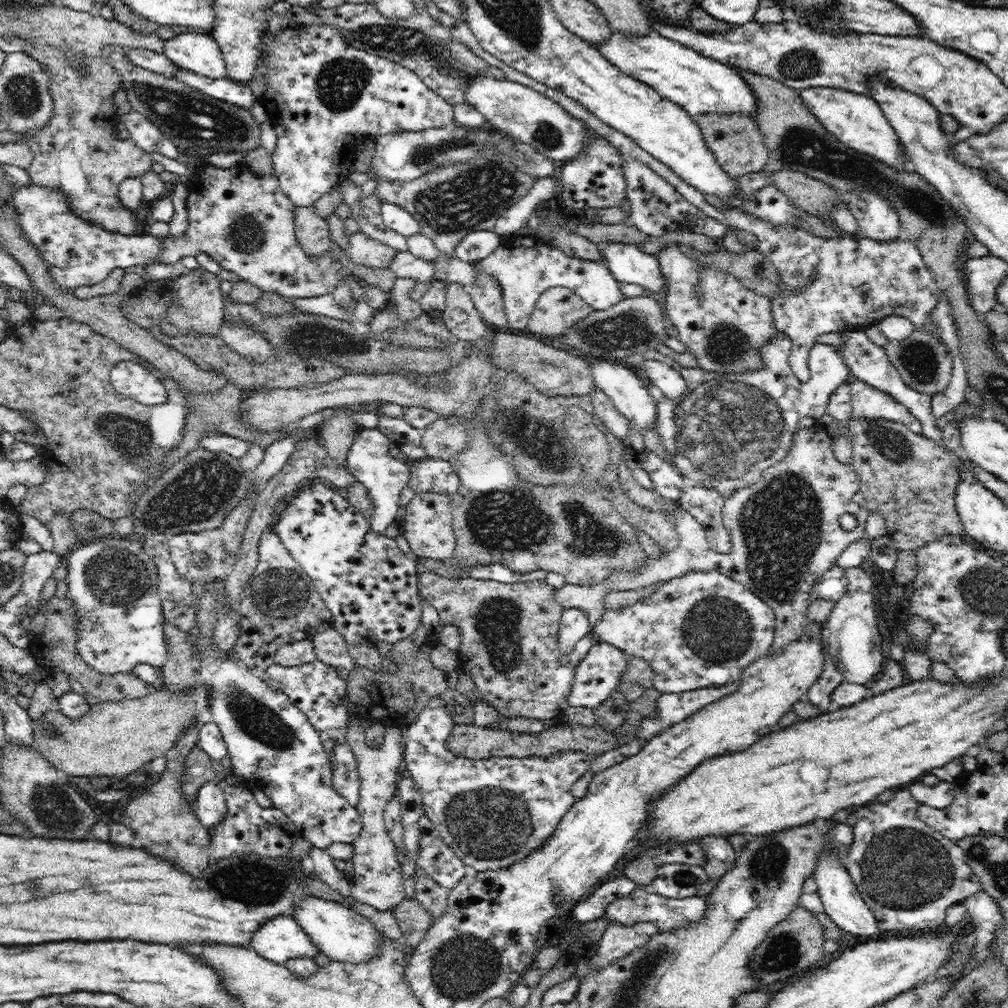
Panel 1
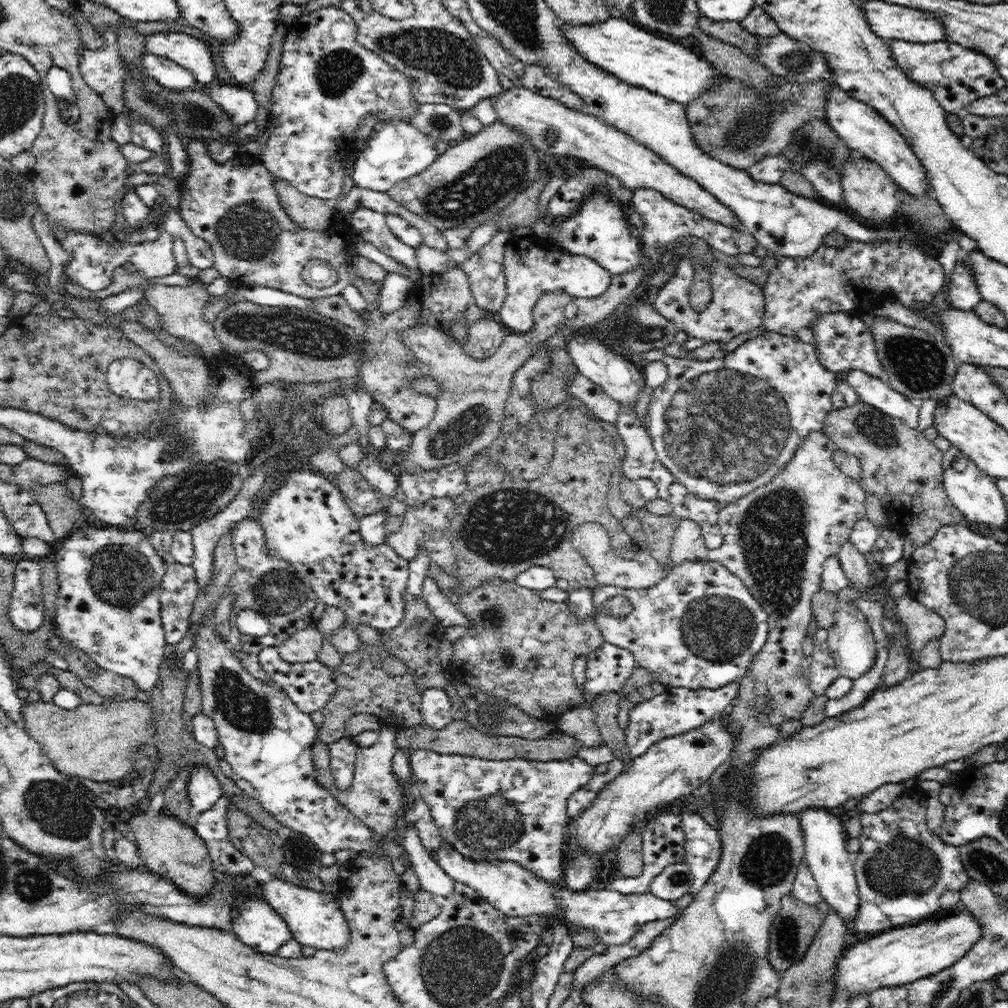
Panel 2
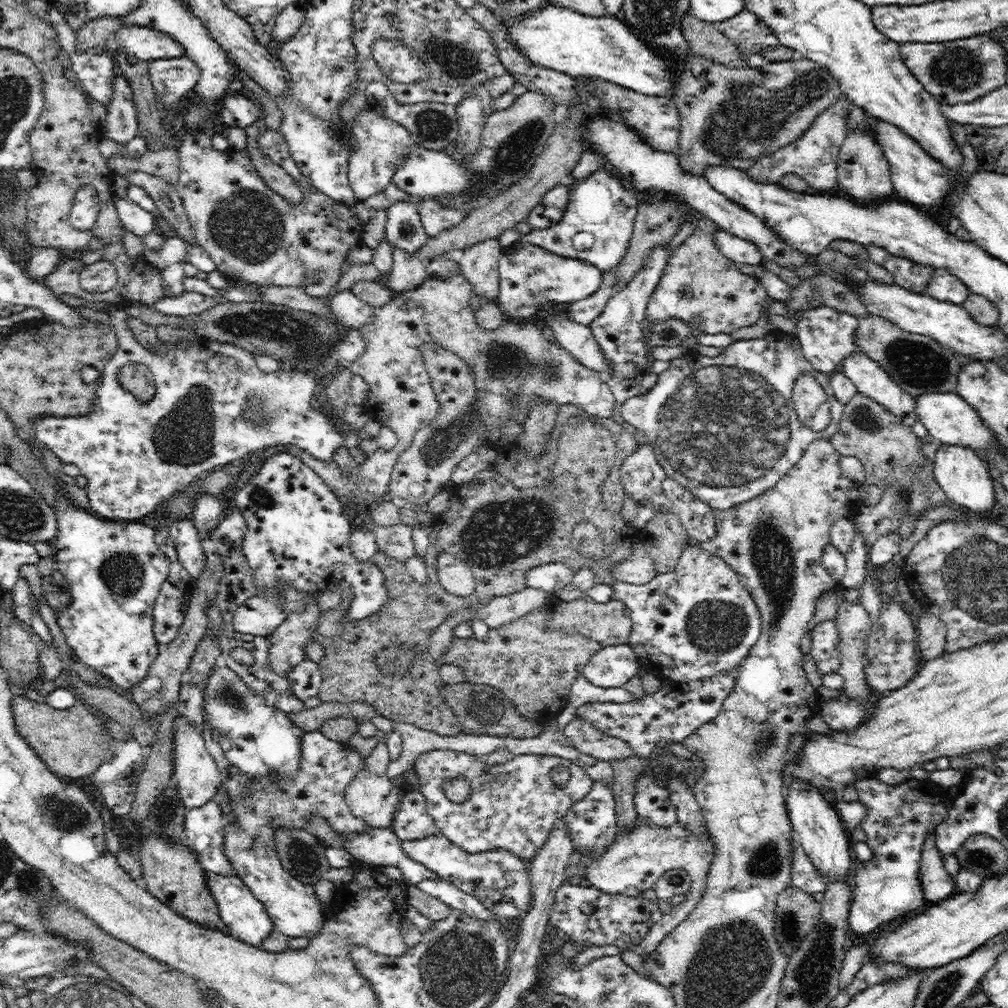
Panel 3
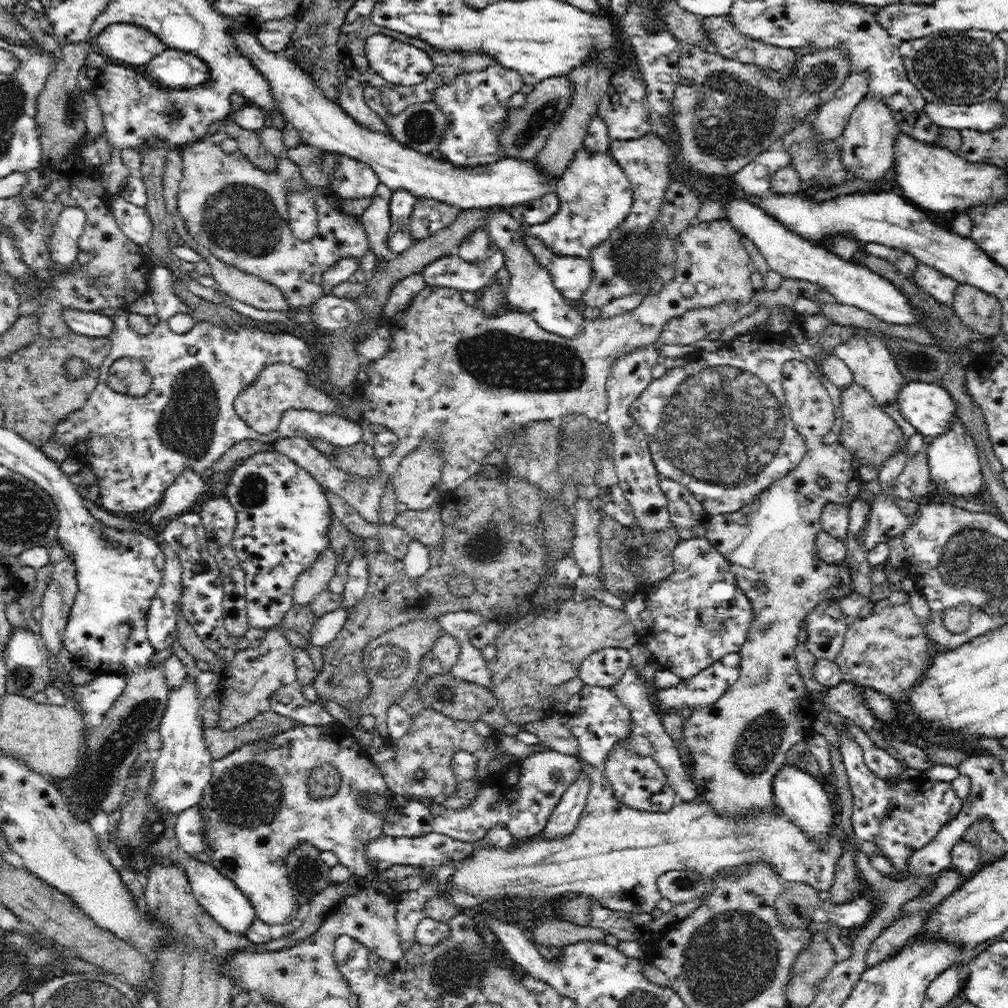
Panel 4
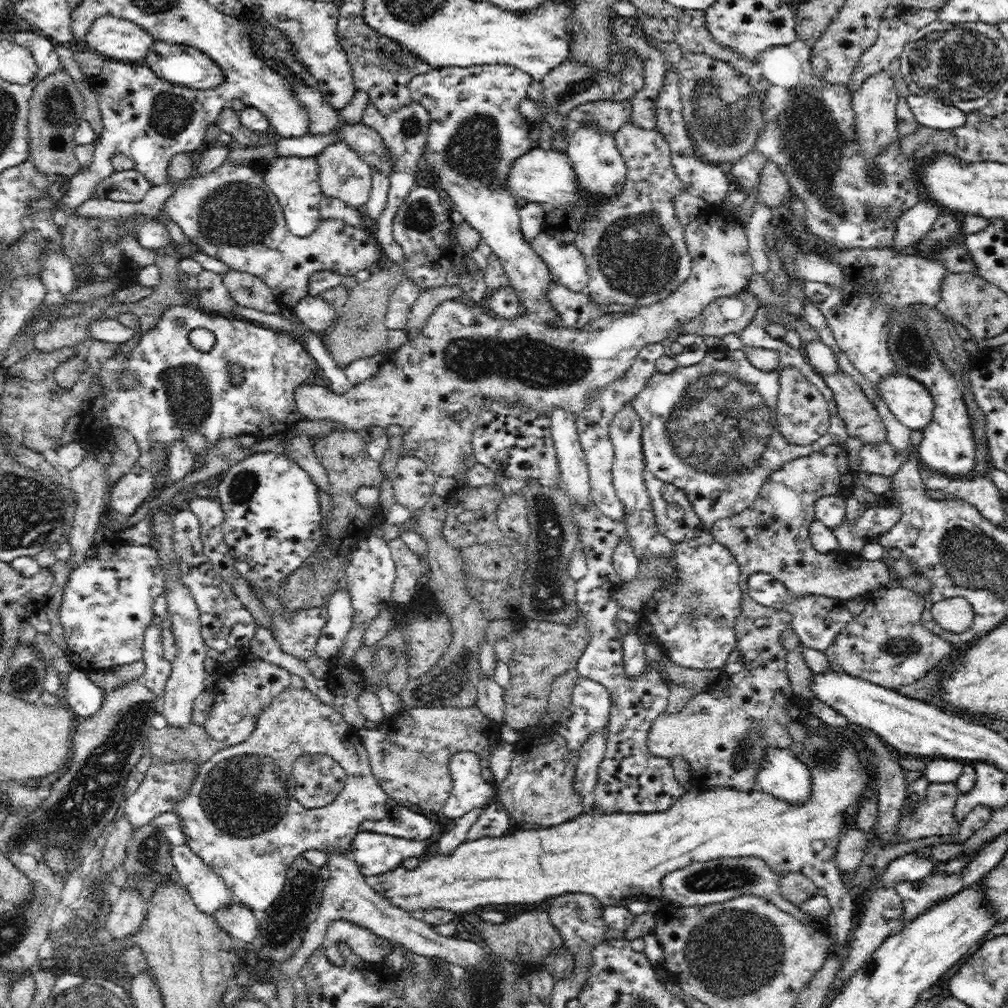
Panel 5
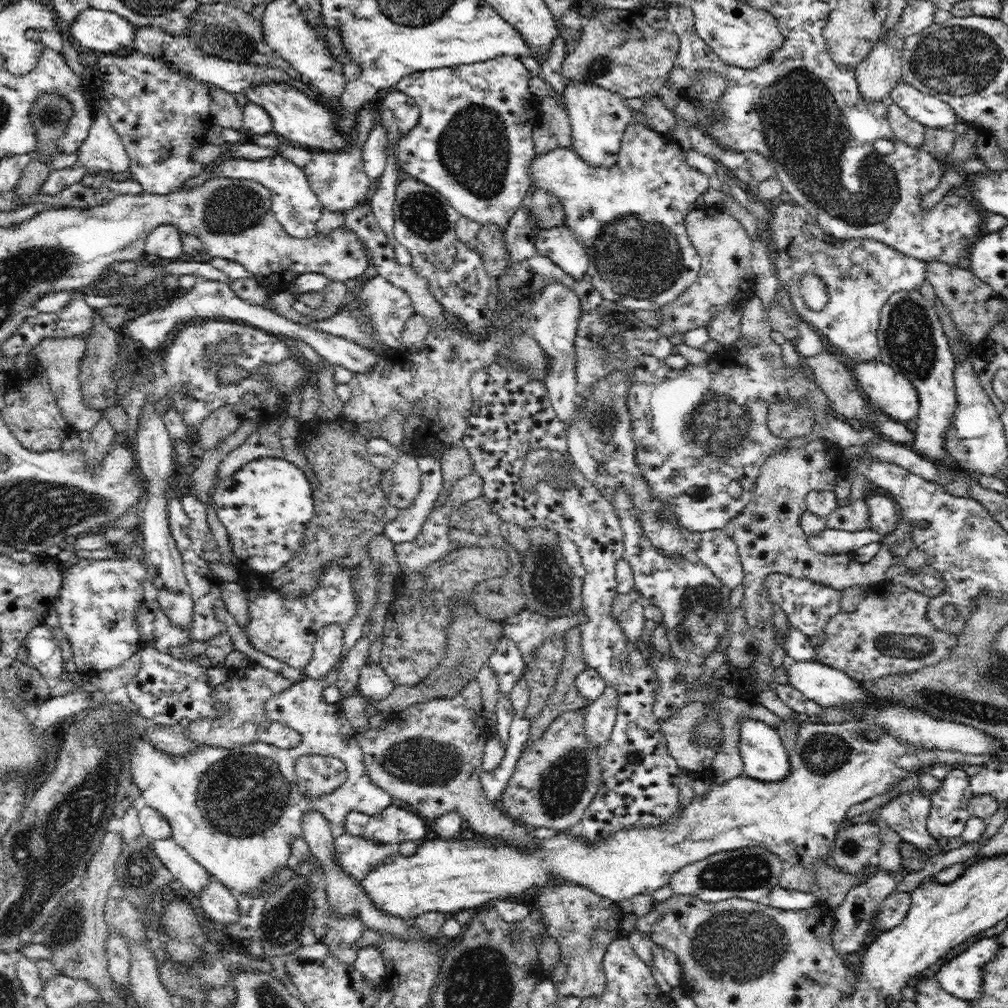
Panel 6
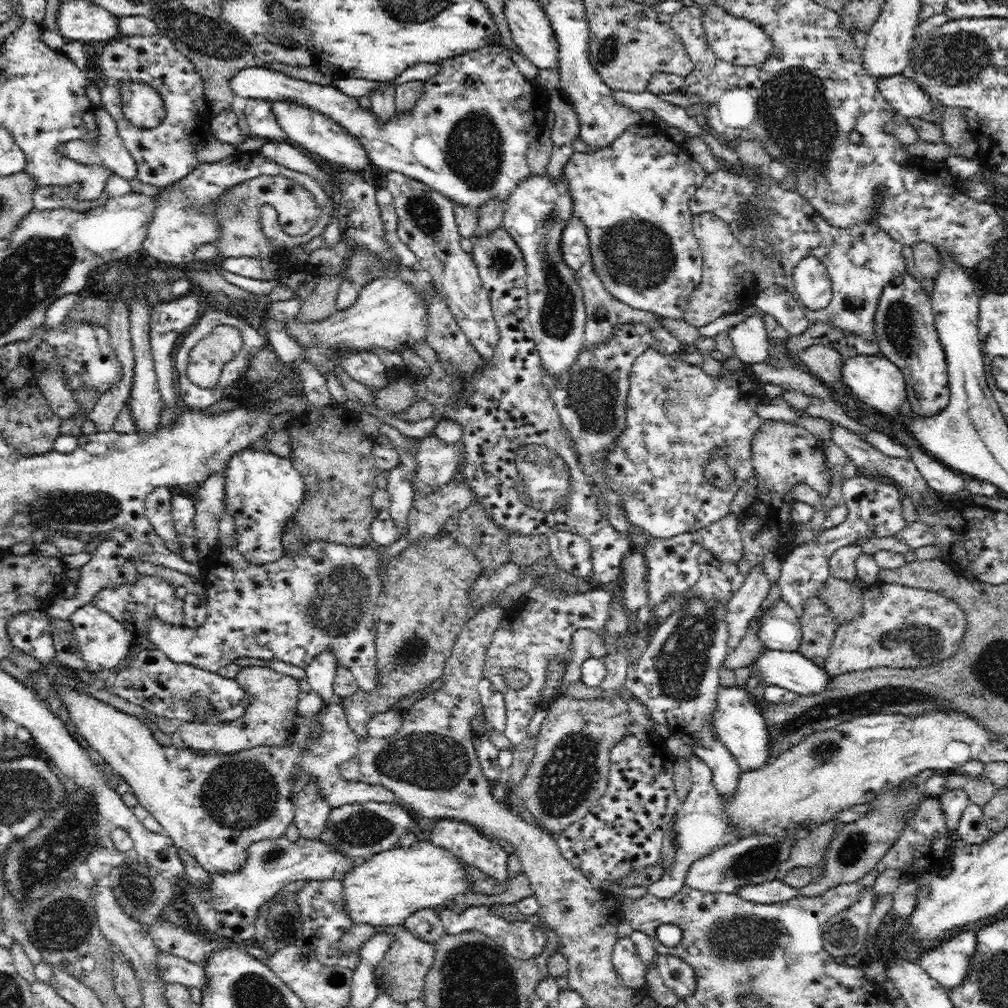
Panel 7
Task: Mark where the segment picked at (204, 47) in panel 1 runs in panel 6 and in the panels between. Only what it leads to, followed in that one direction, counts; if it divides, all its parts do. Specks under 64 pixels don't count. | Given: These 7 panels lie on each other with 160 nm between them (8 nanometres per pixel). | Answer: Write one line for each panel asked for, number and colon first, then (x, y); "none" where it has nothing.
2: (193, 54)
3: (146, 44)
4: (130, 43)
5: (120, 39)
6: (105, 31)

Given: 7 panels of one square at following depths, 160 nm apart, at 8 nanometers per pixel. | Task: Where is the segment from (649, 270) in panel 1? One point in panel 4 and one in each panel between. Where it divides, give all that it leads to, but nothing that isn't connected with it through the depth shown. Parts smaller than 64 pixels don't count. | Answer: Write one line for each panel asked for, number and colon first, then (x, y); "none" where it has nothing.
2: (598, 229)
3: (597, 227)
4: (595, 195)

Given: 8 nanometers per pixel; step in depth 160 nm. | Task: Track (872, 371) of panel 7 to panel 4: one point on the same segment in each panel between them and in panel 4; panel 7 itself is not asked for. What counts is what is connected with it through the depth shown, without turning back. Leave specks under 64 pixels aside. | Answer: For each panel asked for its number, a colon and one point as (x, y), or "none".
4: (927, 407)
5: (911, 403)
6: (893, 393)

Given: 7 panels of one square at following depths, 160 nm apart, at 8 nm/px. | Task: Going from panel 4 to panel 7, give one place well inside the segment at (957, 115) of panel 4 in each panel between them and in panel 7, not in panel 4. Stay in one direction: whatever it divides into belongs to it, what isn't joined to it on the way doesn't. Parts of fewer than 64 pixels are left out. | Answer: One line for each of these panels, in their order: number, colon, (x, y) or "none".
5: (929, 111)
6: (929, 110)
7: (904, 95)

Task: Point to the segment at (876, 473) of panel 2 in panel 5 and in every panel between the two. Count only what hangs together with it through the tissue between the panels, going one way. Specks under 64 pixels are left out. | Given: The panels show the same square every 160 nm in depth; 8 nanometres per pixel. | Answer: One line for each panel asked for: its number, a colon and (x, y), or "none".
3: (890, 453)
4: (871, 435)
5: (861, 418)

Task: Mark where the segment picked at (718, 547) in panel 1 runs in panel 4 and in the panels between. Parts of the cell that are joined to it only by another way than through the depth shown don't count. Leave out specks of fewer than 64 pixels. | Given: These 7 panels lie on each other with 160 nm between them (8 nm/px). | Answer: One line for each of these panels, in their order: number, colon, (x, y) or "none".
2: (686, 505)
3: (698, 518)
4: (689, 518)

